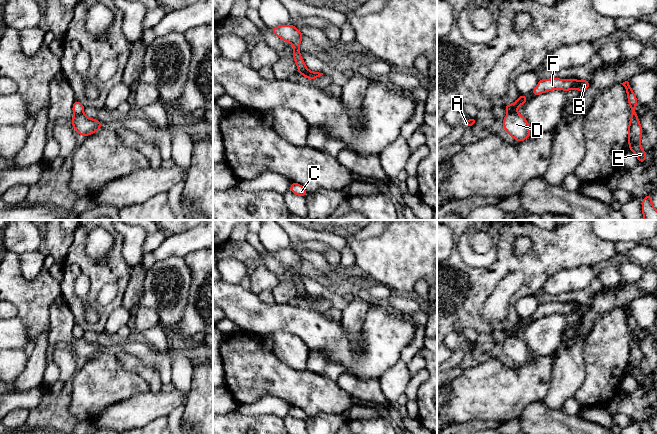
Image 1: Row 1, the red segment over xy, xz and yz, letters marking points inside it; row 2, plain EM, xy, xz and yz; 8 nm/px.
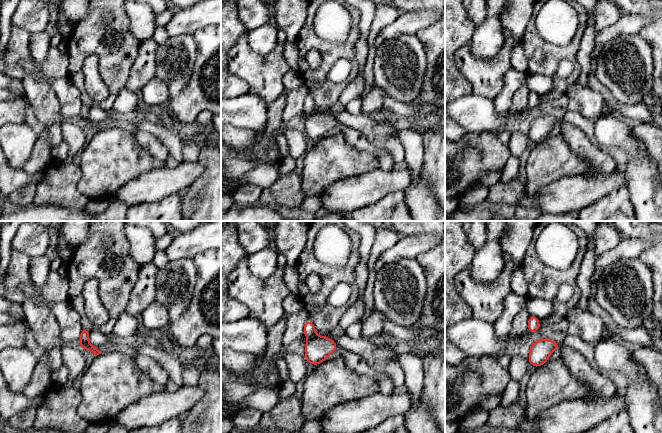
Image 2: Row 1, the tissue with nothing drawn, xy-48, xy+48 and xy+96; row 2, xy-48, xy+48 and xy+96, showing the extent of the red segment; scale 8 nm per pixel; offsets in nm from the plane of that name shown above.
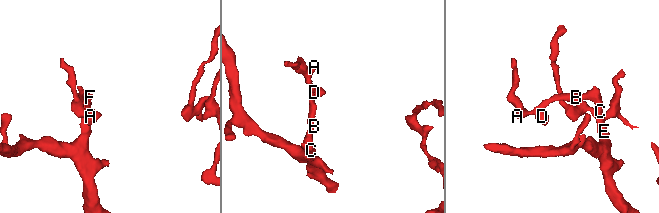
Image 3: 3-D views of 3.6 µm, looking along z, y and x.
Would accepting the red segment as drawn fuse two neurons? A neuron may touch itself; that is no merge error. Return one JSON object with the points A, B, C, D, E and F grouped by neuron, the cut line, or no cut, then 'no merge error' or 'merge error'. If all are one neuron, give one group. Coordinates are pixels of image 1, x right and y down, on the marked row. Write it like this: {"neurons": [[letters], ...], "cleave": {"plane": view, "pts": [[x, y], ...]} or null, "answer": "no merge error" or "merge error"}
{"neurons": [["A", "B", "C", "E", "F"], ["D"]], "cleave": {"plane": "xy", "pts": [[82, 112], [74, 115]]}, "answer": "merge error"}

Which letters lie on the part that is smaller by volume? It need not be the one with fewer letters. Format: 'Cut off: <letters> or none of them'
Cut off: D

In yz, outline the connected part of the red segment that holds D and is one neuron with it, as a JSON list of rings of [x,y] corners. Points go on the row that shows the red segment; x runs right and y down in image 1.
[[[517,111],[506,115],[502,124],[507,134],[518,142],[522,142],[530,136],[531,130],[525,116],[520,115]]]

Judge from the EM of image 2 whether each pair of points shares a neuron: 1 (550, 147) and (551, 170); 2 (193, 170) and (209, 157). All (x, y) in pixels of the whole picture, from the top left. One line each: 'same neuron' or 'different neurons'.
1: same neuron
2: different neurons

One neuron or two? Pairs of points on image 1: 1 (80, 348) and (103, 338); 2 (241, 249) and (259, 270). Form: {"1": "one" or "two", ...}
{"1": "two", "2": "one"}

